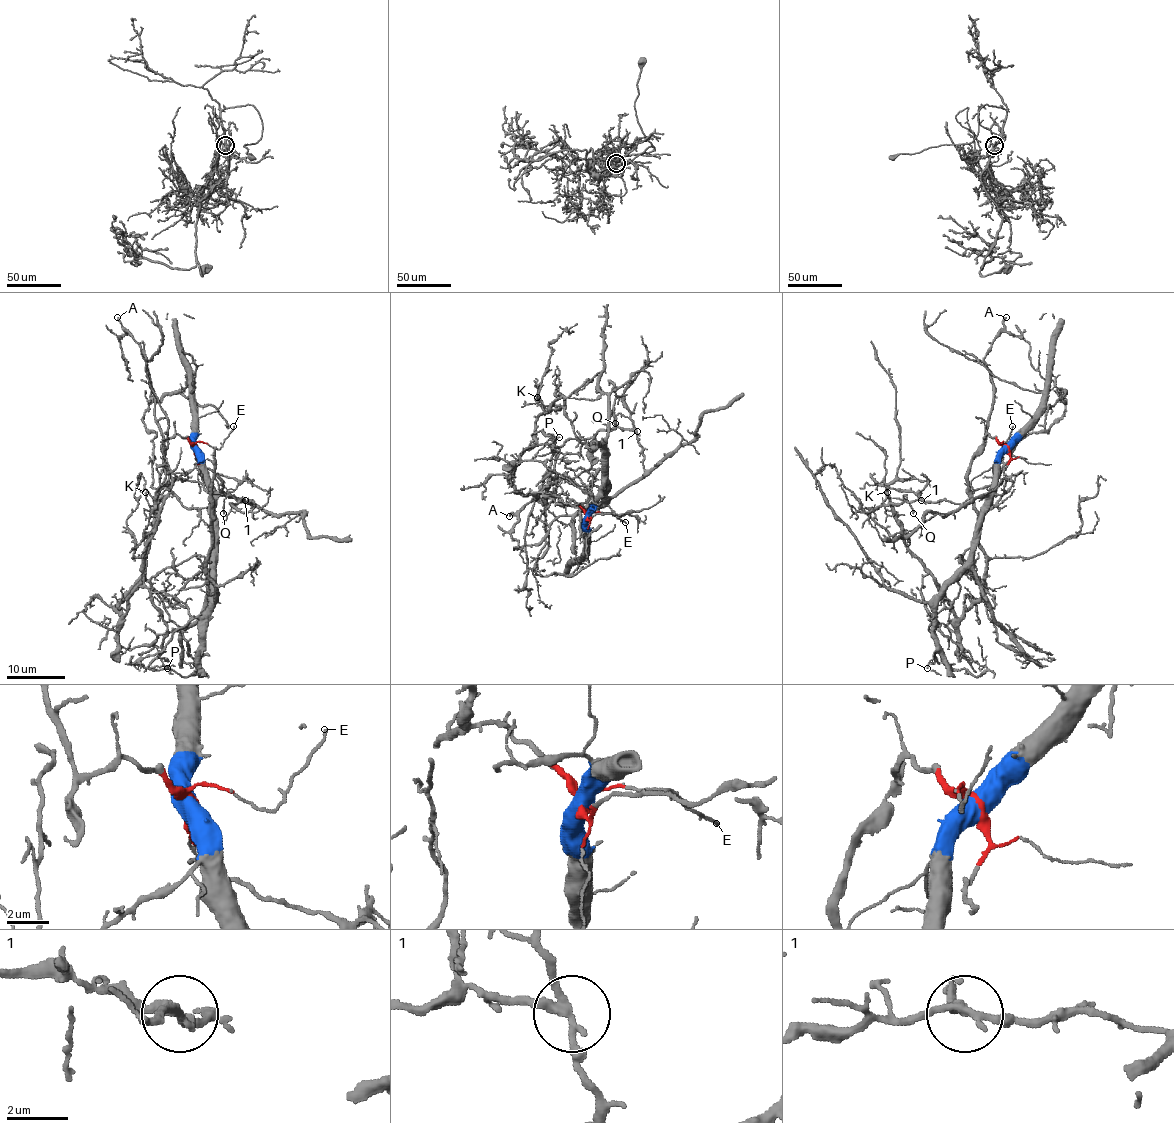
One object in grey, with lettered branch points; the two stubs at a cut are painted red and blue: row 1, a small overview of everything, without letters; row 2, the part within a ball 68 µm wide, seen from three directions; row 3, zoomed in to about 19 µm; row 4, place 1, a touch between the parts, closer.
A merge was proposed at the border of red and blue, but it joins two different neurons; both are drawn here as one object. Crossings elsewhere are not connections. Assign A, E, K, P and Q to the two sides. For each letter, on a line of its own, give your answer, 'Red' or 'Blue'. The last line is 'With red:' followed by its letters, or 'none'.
A: Red
E: Red
K: Red
P: Blue
Q: Blue
With red: A, E, K

